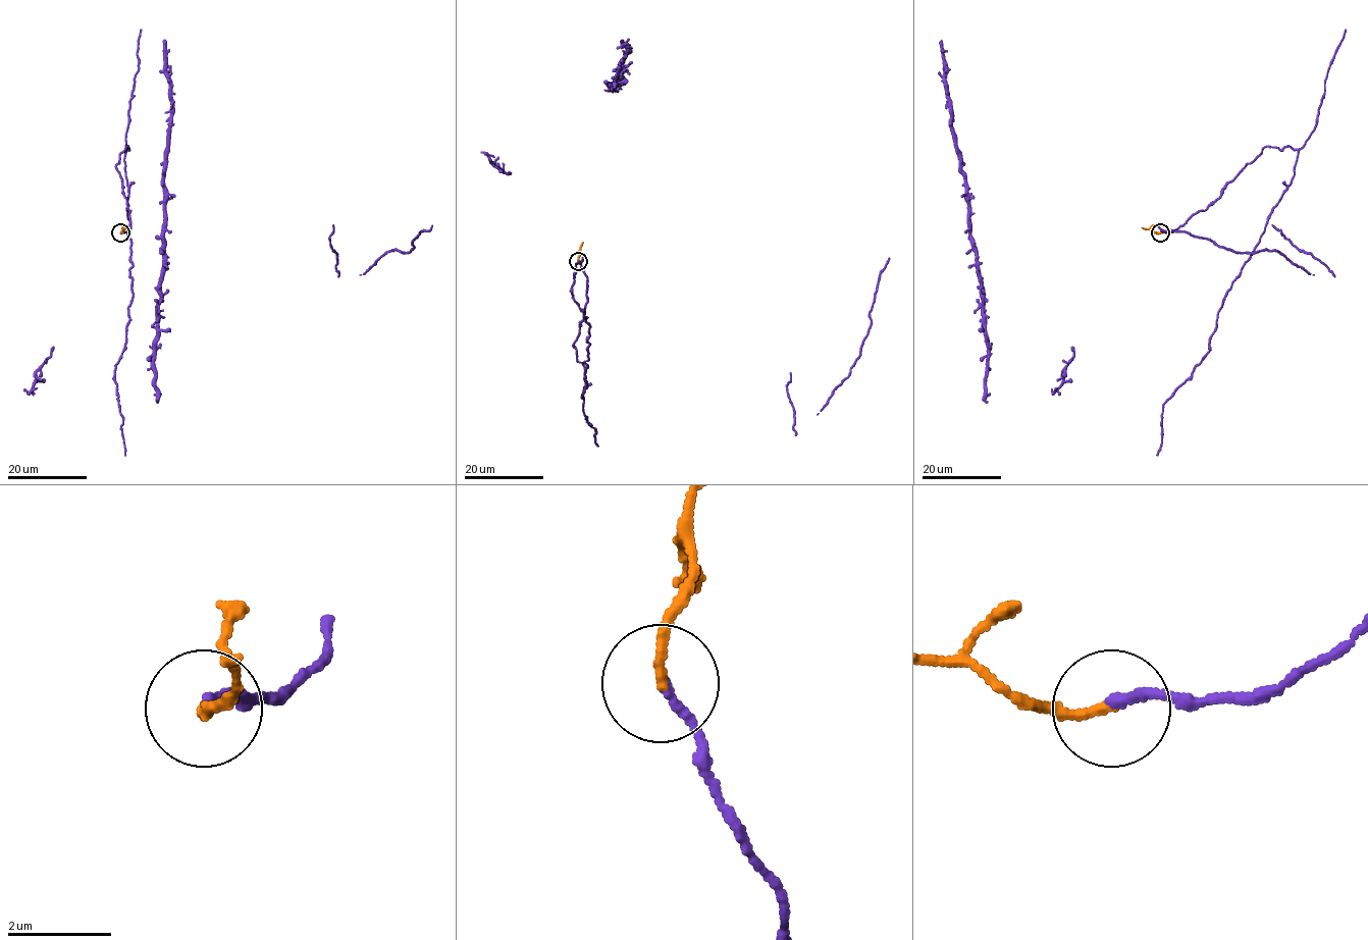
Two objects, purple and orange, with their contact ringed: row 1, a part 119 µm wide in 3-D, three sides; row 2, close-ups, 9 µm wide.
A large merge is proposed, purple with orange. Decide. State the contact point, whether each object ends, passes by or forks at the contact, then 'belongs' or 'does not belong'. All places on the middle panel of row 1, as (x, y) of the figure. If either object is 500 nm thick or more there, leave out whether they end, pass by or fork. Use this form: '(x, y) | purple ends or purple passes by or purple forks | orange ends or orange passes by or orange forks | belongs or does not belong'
(578, 261) | purple ends | orange ends | belongs

